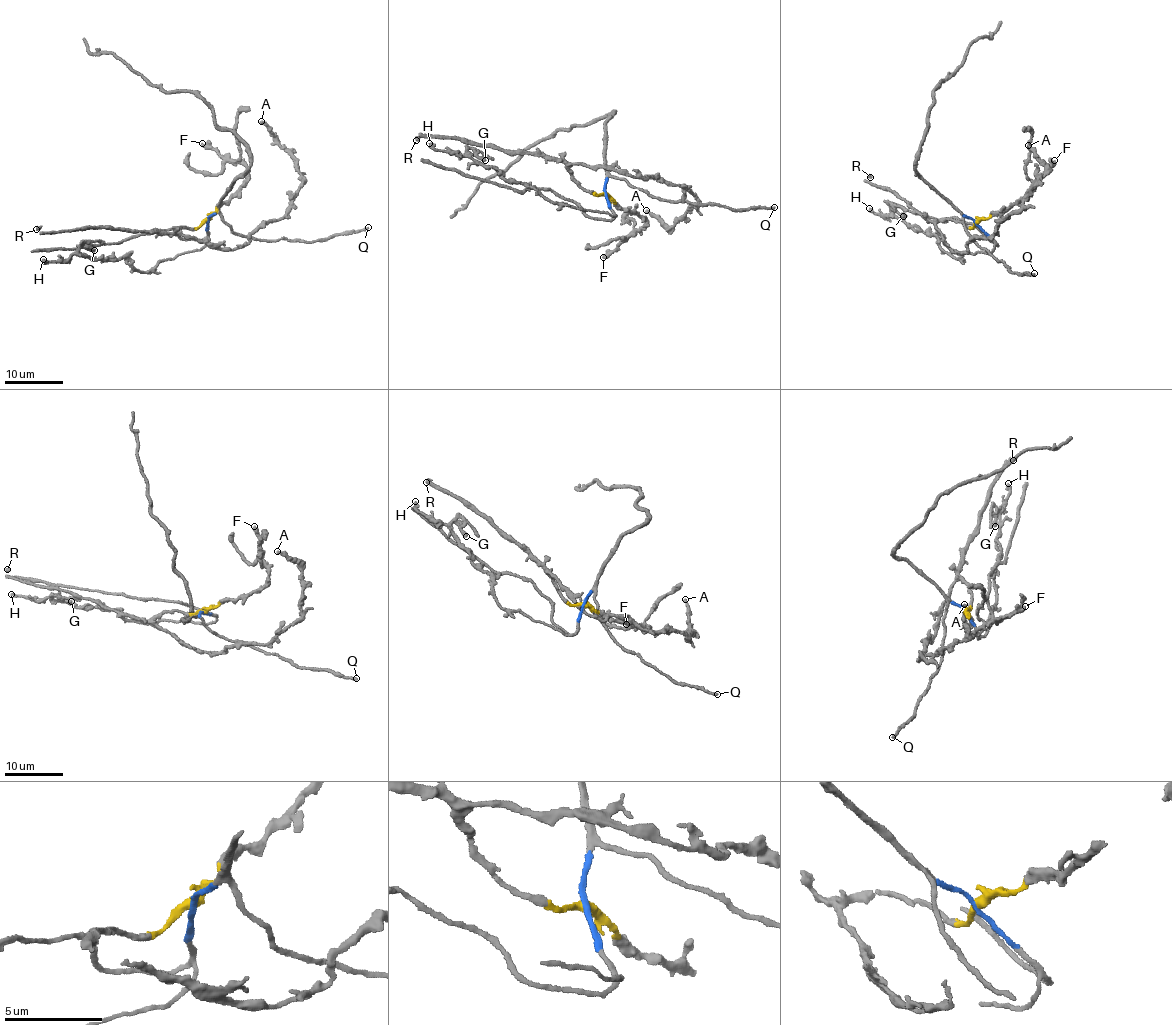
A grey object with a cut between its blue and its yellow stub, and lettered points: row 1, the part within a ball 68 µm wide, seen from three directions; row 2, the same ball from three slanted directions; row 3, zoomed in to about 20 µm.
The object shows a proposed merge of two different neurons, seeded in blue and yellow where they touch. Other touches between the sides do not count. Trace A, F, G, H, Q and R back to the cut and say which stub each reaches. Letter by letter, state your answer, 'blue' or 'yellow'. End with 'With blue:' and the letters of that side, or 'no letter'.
A: yellow
F: yellow
G: blue
H: blue
Q: blue
R: yellow
With blue: G, H, Q

